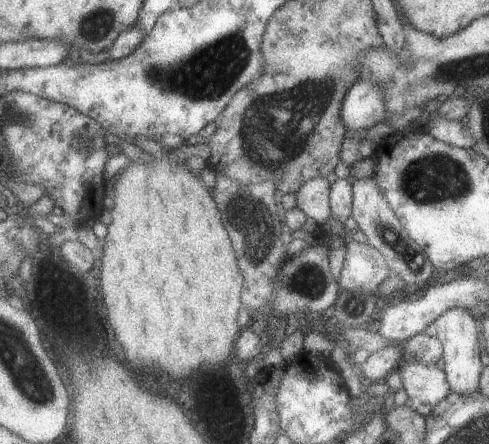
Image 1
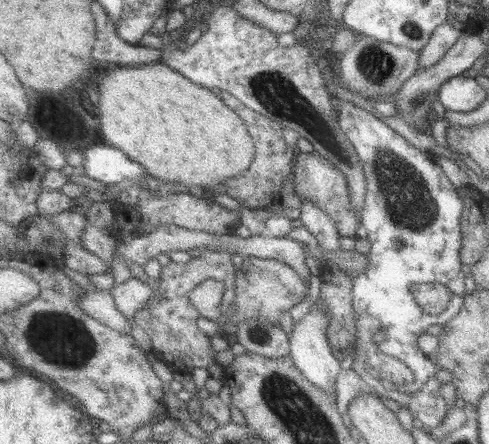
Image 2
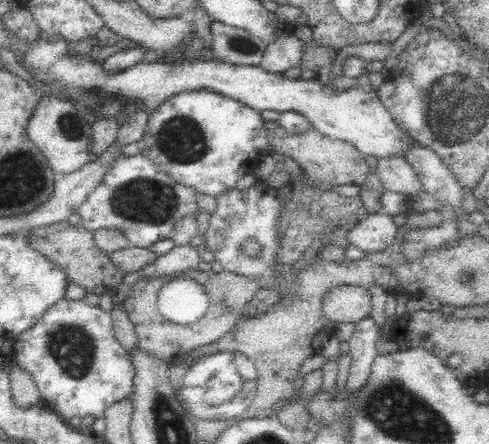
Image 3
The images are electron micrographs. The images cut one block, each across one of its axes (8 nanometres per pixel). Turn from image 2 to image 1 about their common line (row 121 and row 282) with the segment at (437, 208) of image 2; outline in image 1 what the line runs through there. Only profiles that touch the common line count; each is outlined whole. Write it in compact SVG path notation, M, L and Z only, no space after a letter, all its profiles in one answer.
M349 242L345 246L345 260L339 280L343 290L377 296L379 286L387 278L391 278L391 266L379 248L359 242Z

